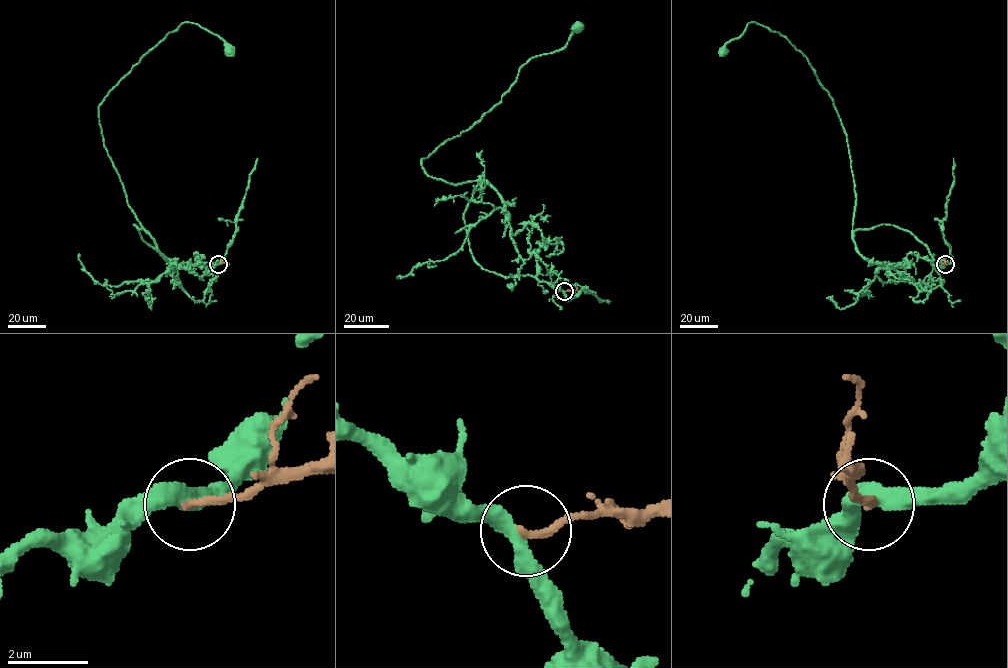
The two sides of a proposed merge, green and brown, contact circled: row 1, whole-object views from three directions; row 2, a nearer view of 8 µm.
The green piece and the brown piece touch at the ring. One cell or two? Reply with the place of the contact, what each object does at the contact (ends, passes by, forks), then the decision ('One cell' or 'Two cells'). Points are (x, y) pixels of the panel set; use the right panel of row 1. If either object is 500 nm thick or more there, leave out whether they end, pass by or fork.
Place: (945, 264). At the ring green passes by. At the ring brown ends. Two cells

